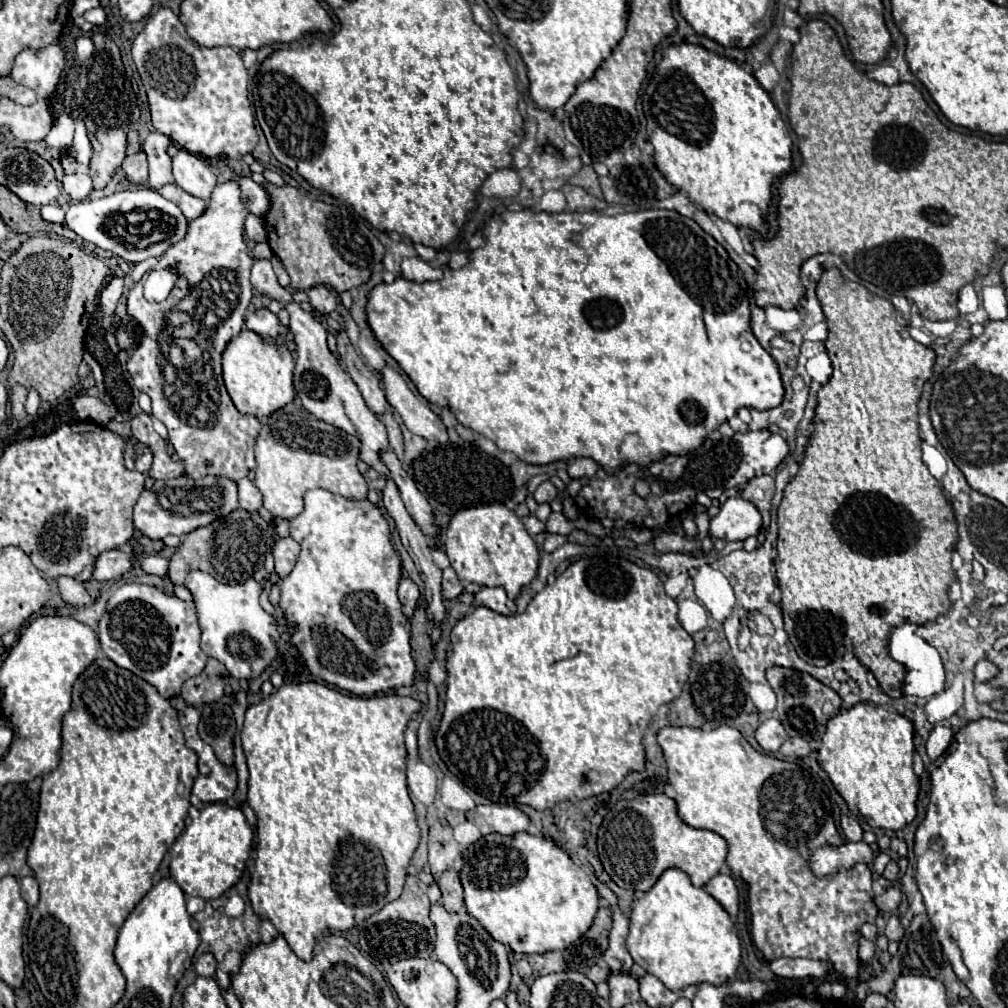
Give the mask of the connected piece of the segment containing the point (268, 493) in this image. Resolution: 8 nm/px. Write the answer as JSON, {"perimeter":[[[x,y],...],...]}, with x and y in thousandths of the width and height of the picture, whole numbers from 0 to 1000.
{"perimeter":[[[272,409],[260,423],[258,433],[252,440],[254,452],[254,474],[252,480],[262,492],[262,504],[272,514],[290,516],[302,506],[300,492],[310,484],[321,484],[335,488],[347,496],[361,496],[365,480],[355,468],[355,435],[347,433],[310,411],[298,409]]]}

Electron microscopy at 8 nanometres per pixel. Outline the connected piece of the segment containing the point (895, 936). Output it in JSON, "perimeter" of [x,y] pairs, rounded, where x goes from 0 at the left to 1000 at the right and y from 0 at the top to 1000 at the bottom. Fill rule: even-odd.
{"perimeter":[[[885,909],[883,913],[881,913],[881,919],[879,919],[879,931],[881,931],[881,944],[883,944],[883,948],[887,948],[889,946],[889,942],[891,942],[891,935],[893,935],[893,931],[897,929],[897,921],[895,921],[895,915],[893,915],[893,911],[891,909]]]}

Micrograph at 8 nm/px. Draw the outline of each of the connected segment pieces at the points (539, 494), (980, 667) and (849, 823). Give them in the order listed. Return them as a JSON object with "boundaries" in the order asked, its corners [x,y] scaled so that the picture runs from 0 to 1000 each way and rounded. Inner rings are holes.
{"boundaries":[[[[538,478],[538,480],[530,486],[530,496],[532,496],[534,500],[540,500],[540,498],[548,500],[548,498],[552,496],[552,492],[554,492],[554,486],[552,486],[552,482],[550,482],[548,478]]],[[[972,655],[966,663],[966,671],[968,671],[968,677],[980,677],[984,675],[986,671],[990,669],[990,663],[982,657],[982,655]]],[[[835,810],[833,812],[833,821],[835,821],[835,827],[839,833],[855,833],[855,821],[851,817],[851,813],[843,812],[843,810]]]]}

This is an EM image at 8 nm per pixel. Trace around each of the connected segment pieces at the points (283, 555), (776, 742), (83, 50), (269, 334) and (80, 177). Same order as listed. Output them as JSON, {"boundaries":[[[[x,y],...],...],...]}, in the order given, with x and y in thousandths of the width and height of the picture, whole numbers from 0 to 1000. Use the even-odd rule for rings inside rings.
{"boundaries":[[[[288,532],[274,536],[270,550],[272,550],[272,558],[274,558],[274,569],[278,573],[288,569],[288,565],[292,563],[296,548],[298,548],[298,542]]],[[[764,712],[764,714],[758,714],[752,724],[750,724],[750,734],[752,738],[756,740],[758,746],[764,746],[764,748],[770,748],[774,738],[780,734],[780,724],[778,720],[770,714],[770,712]]],[[[79,36],[75,40],[75,54],[79,60],[85,60],[89,54],[93,52],[93,46],[91,46],[91,40],[87,36]]],[[[252,308],[248,313],[244,313],[244,325],[260,331],[262,335],[282,335],[286,331],[286,327],[268,308]]],[[[81,165],[75,173],[63,175],[62,183],[63,183],[65,192],[67,192],[71,198],[83,198],[83,196],[87,196],[89,190],[93,188],[93,187],[91,187],[91,179],[89,179],[89,175],[87,175],[87,171],[85,171],[83,165]]]]}

